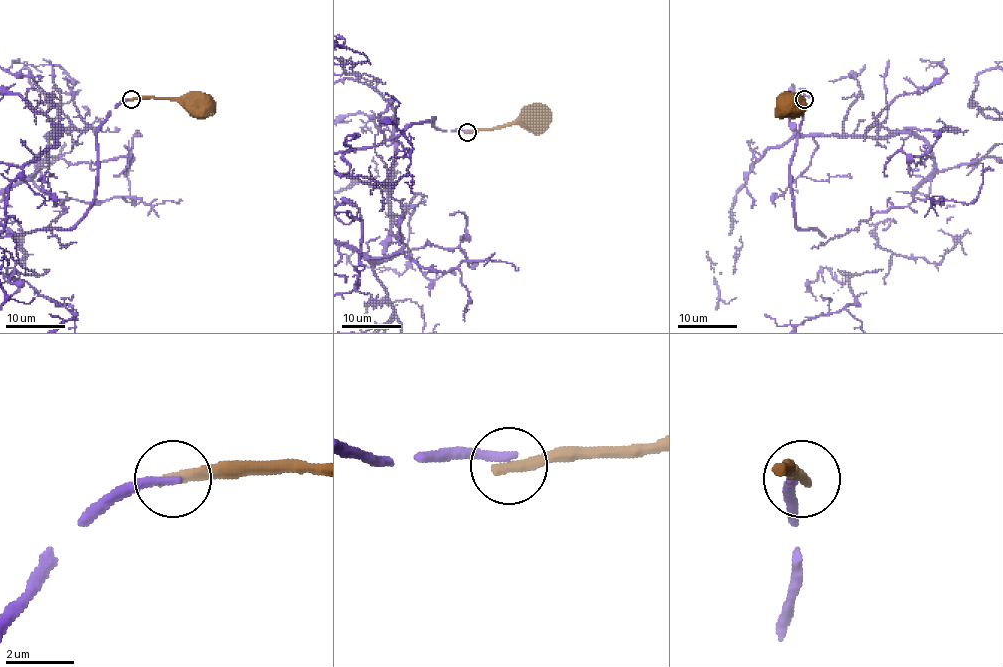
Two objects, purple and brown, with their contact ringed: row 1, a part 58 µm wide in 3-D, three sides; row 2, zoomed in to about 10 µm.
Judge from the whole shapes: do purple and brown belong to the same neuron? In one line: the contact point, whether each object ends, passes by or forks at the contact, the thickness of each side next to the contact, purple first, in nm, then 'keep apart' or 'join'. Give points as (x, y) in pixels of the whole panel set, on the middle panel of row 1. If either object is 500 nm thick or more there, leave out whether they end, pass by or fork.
place (467, 132); purple ends; brown ends; calibres 280 and 360 nm; keep apart

